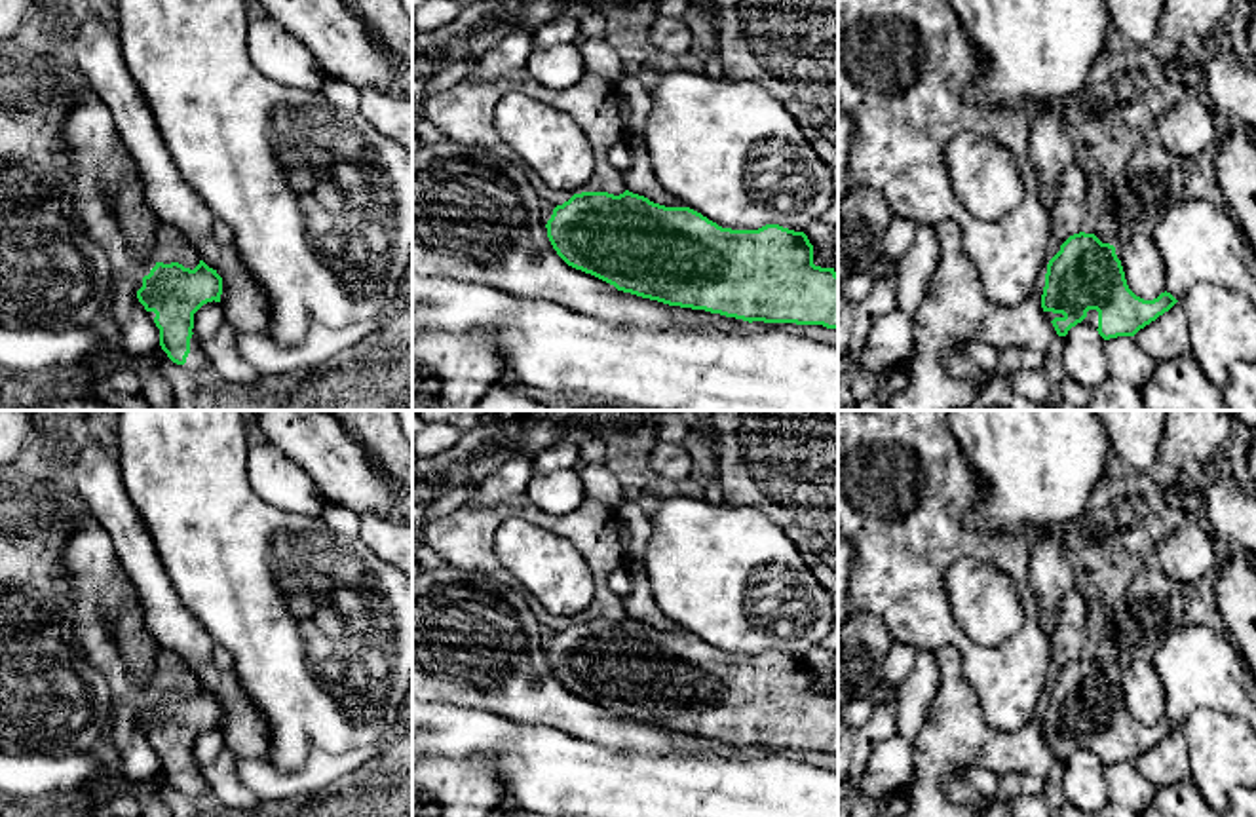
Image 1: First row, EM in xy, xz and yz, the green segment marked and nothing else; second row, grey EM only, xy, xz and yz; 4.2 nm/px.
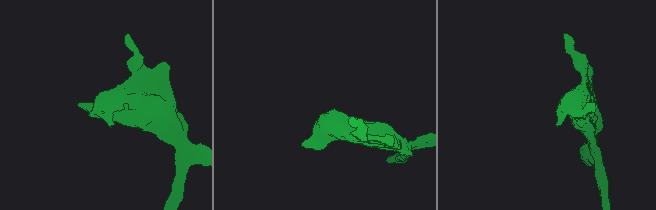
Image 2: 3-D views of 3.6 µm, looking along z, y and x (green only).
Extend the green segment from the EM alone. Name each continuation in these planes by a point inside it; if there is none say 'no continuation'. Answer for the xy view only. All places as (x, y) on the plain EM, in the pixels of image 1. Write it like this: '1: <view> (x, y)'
1: xy (196, 787)

